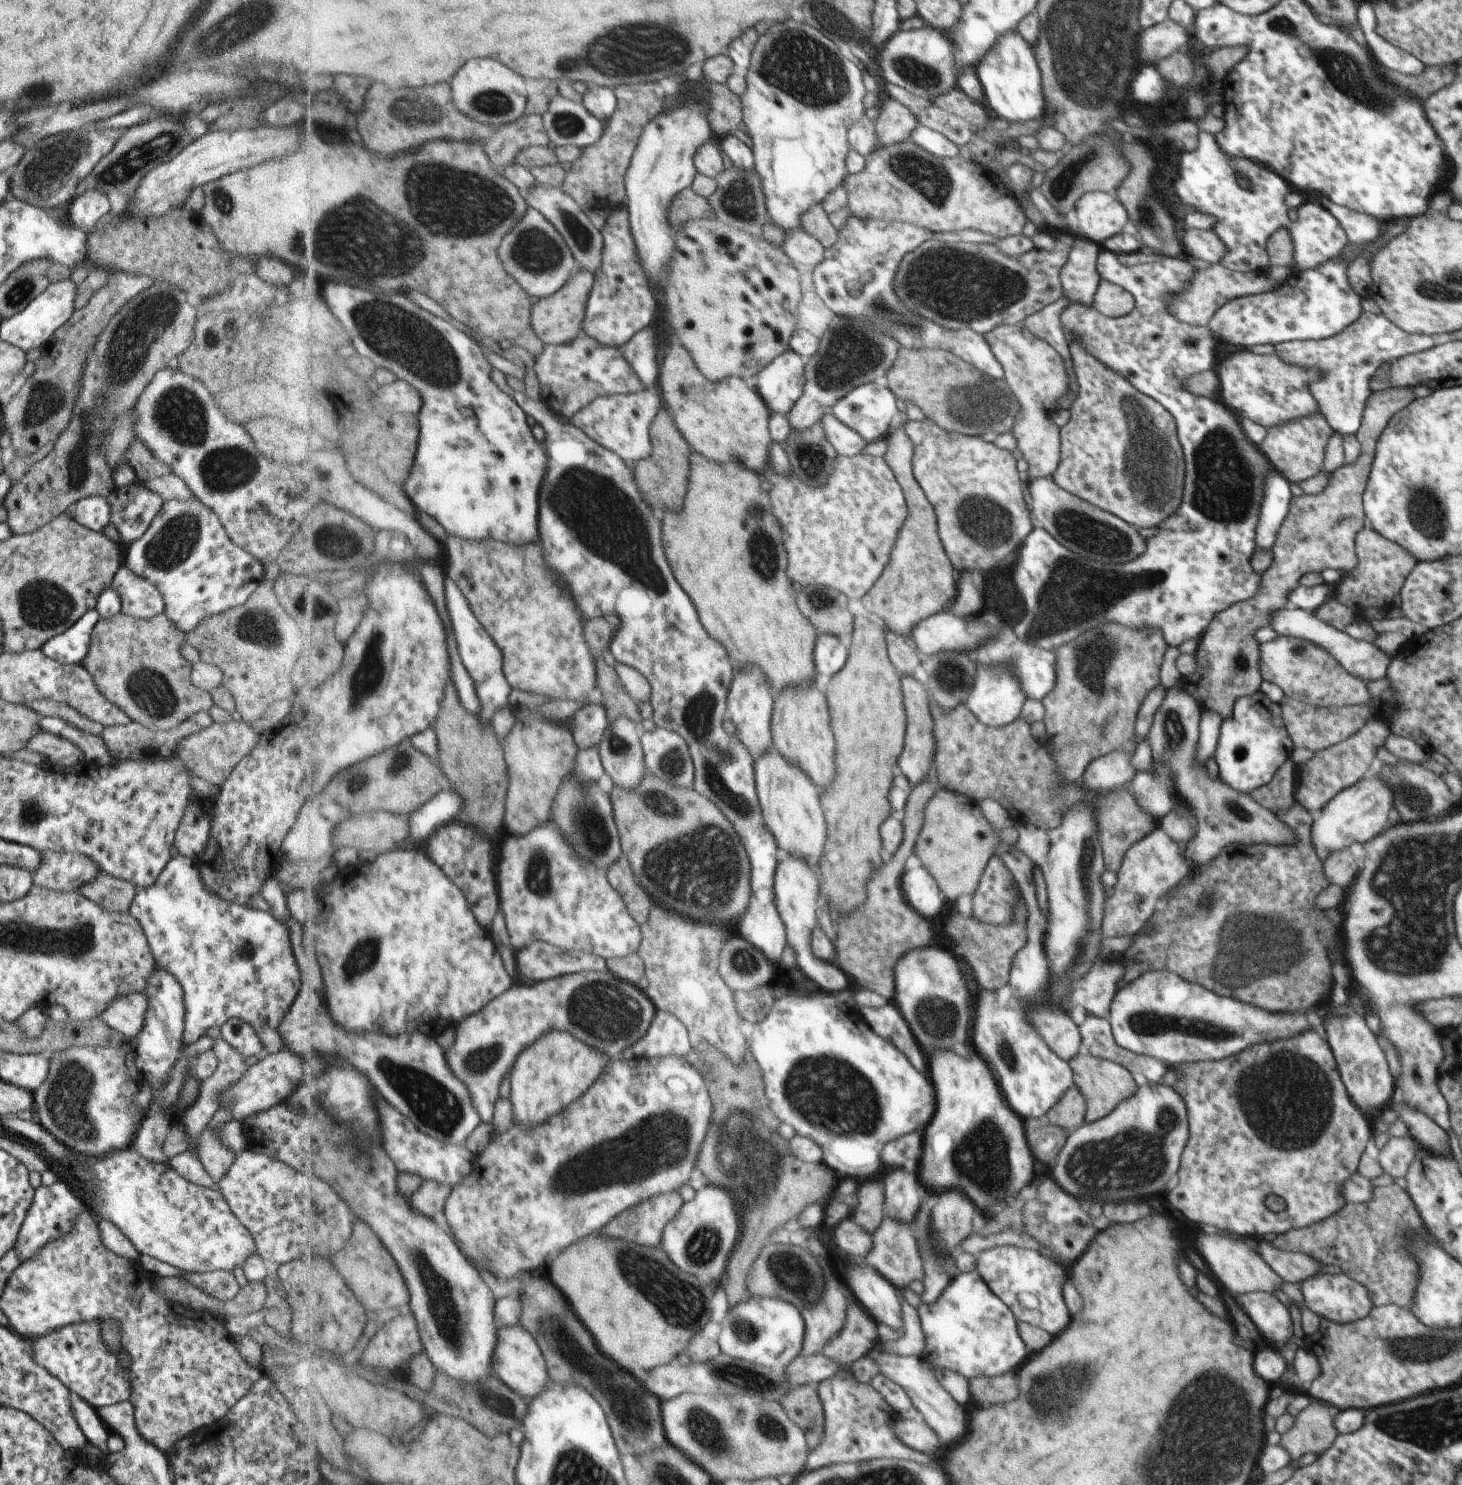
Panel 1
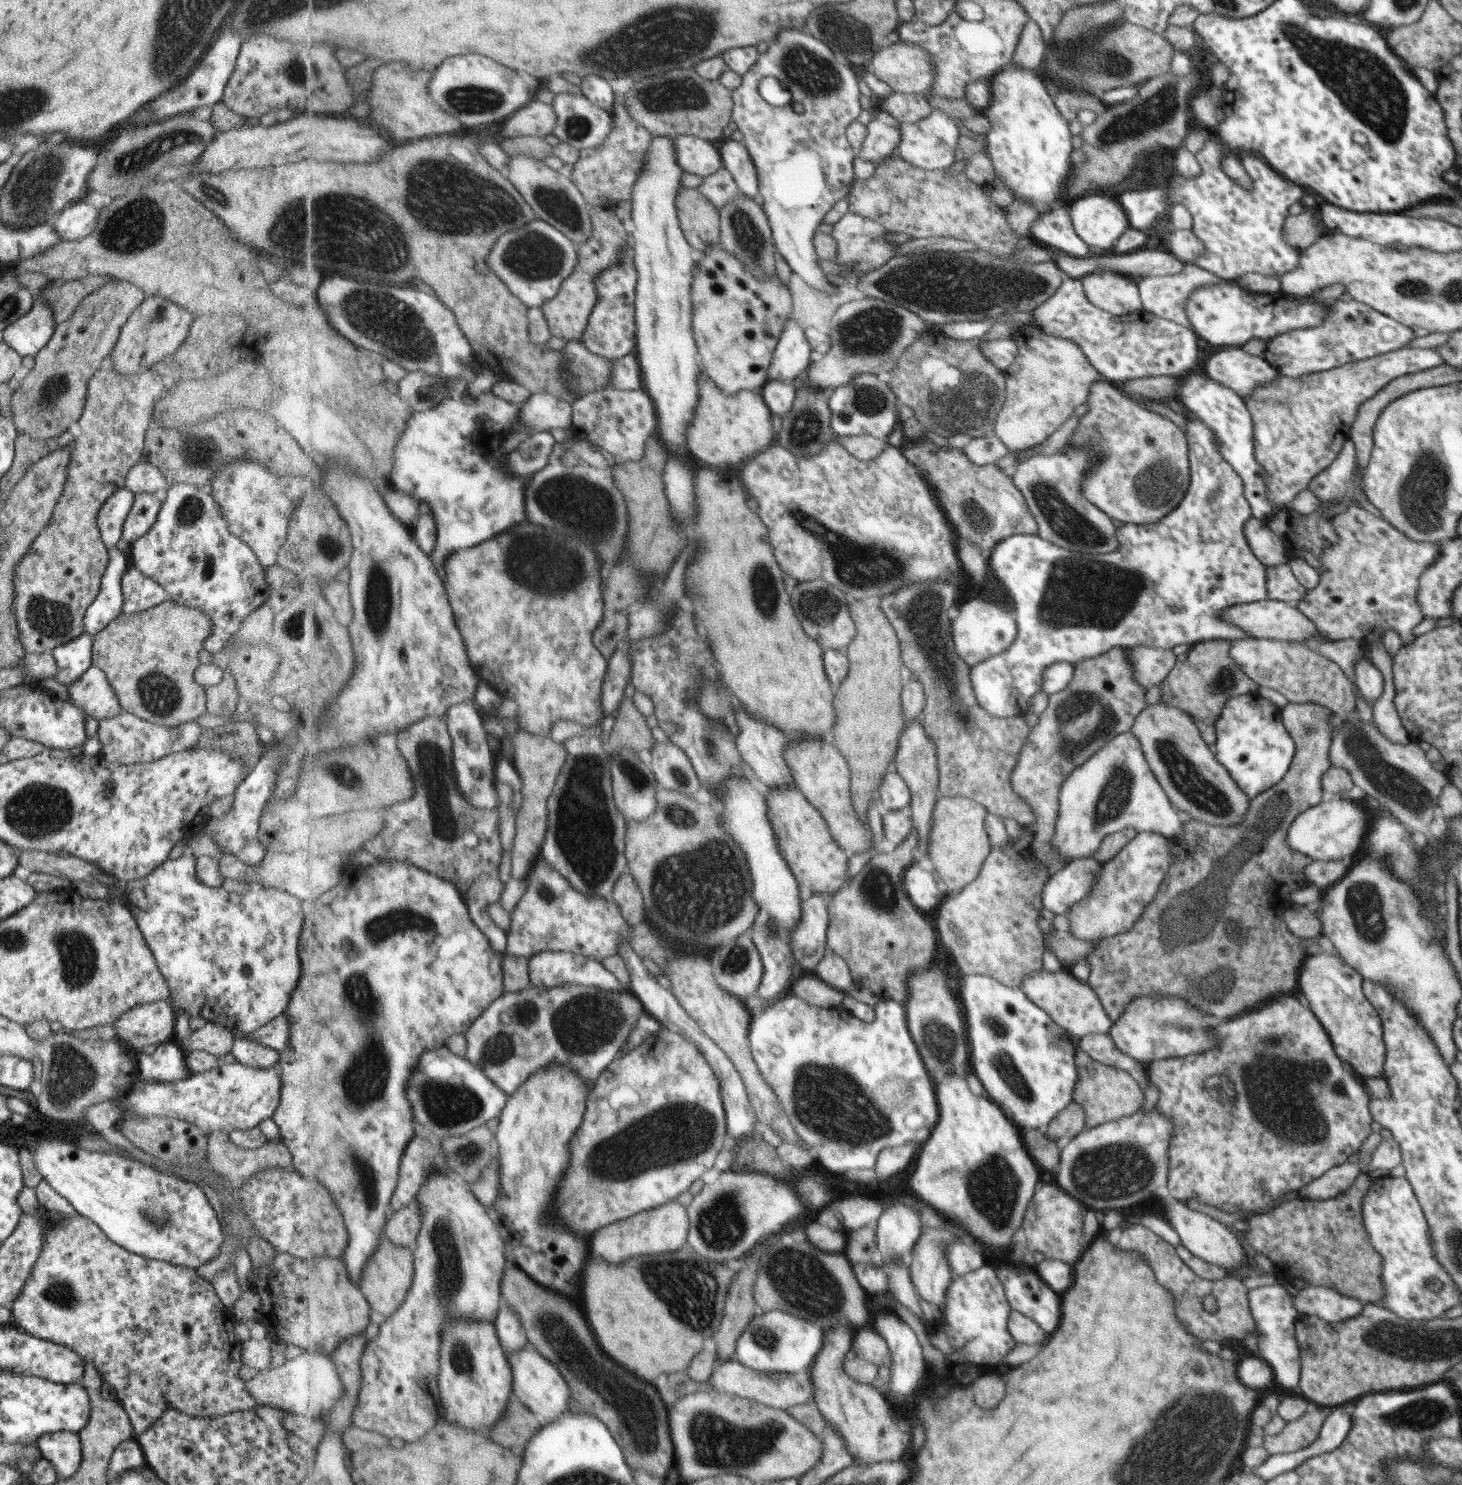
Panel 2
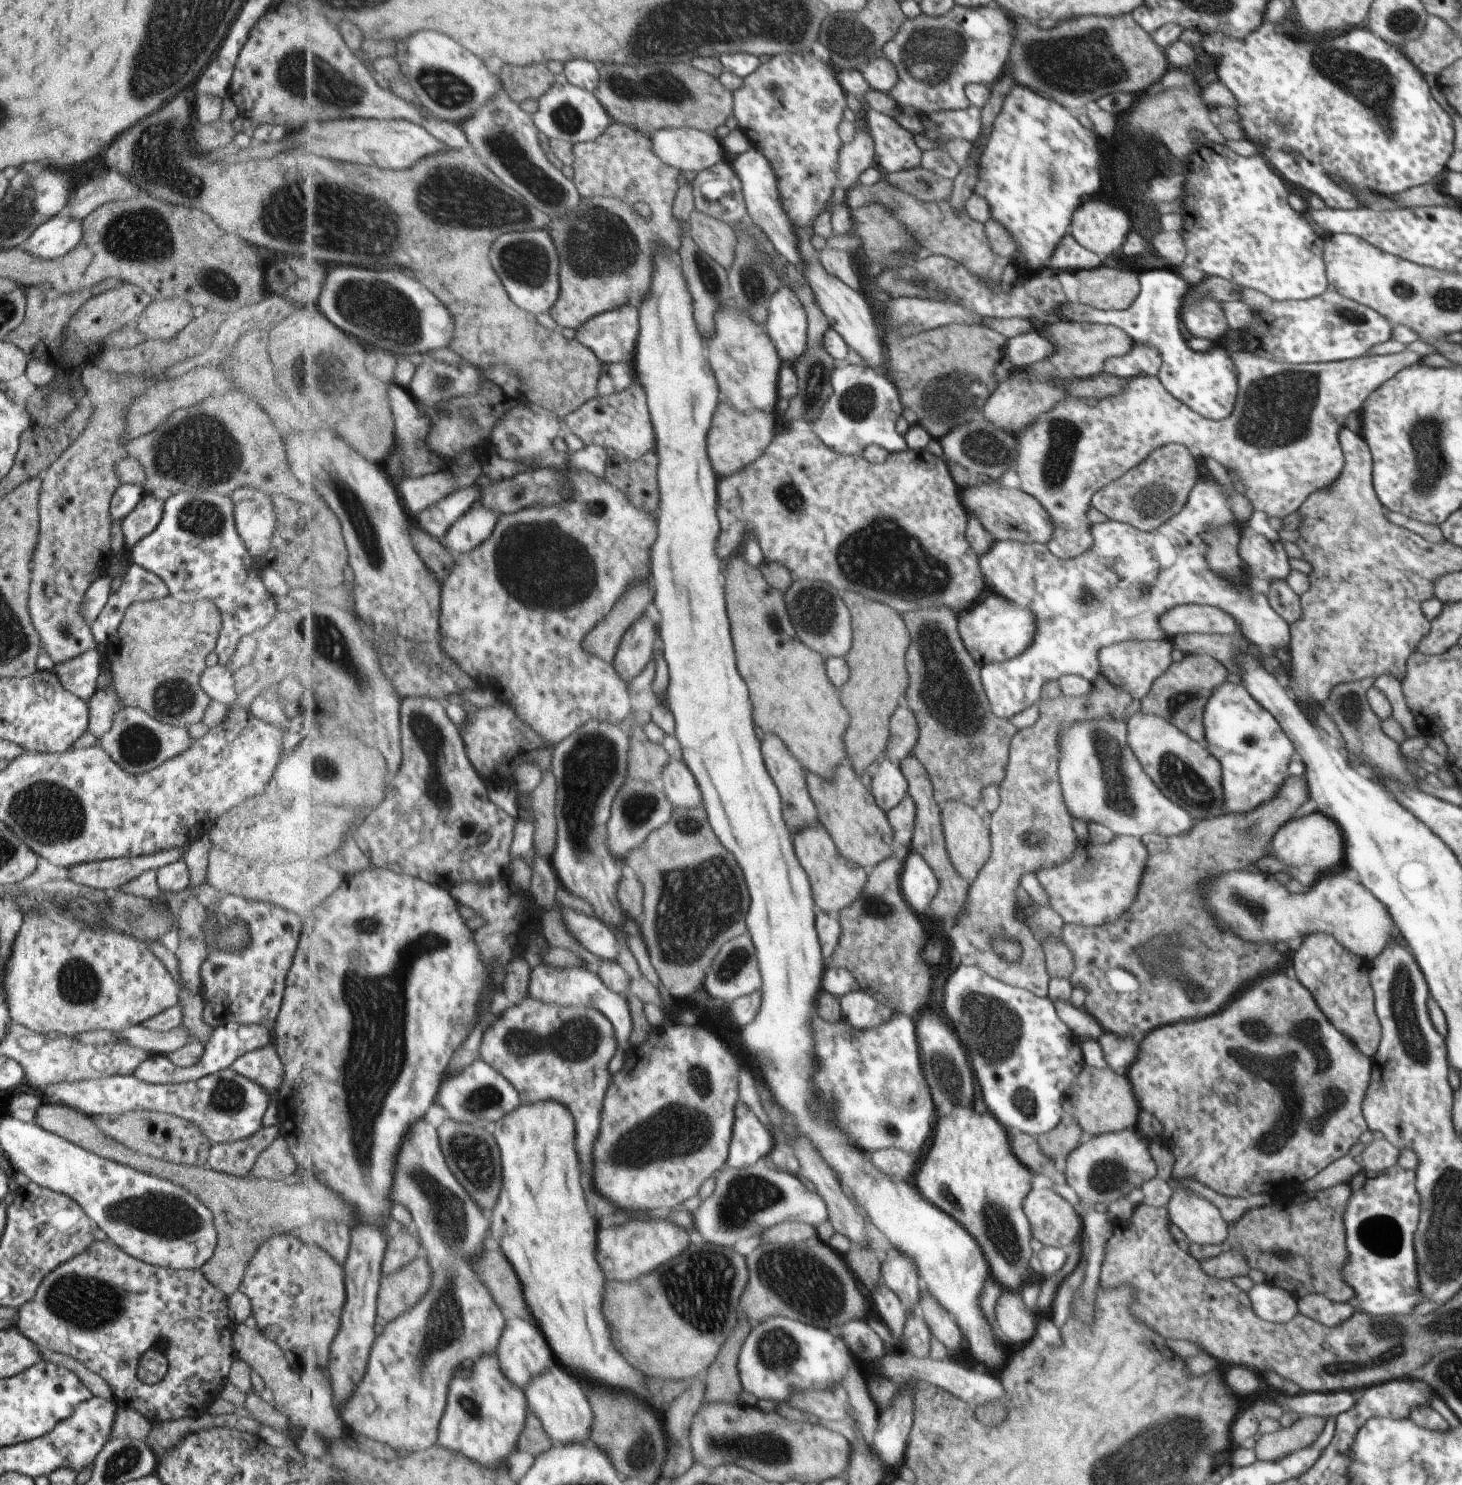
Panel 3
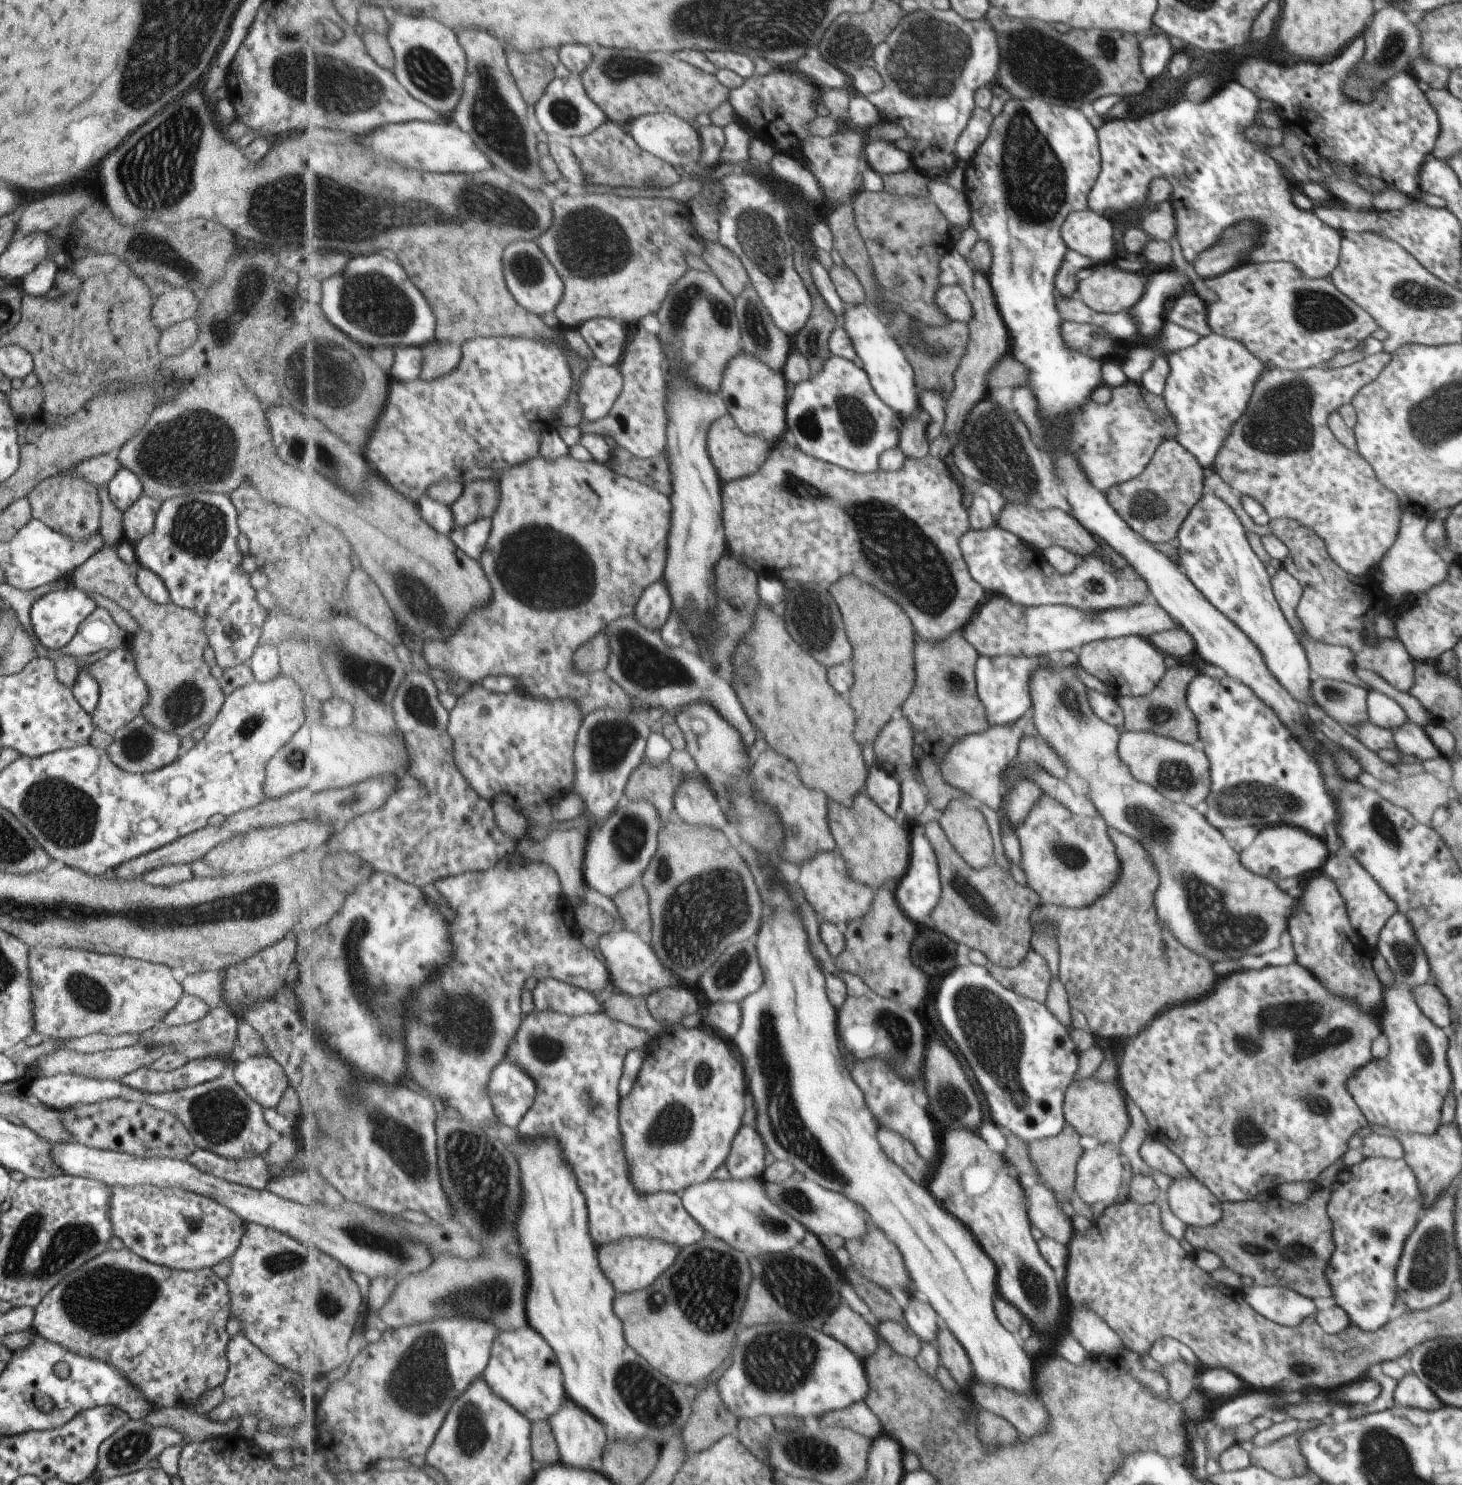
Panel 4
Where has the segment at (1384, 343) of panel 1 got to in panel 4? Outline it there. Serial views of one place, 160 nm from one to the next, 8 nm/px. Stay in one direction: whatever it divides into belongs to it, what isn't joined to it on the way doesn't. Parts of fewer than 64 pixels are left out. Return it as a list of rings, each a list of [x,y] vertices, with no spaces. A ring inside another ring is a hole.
[[[1284,262],[1243,263],[1202,282],[1217,294],[1217,301],[1206,304],[1207,324],[1211,333],[1236,340],[1252,353],[1265,367],[1299,370],[1319,367],[1337,352],[1351,350],[1365,340],[1377,323],[1356,301],[1346,297],[1329,278],[1306,279],[1292,264]]]

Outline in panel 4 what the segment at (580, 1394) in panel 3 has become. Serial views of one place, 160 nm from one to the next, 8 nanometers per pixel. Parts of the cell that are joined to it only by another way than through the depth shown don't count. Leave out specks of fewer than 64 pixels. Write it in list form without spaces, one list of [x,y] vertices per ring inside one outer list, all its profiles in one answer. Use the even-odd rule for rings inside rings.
[[[569,1396],[564,1398],[564,1403],[550,1416],[549,1422],[560,1448],[561,1462],[572,1467],[589,1469],[597,1458],[603,1459],[611,1439],[610,1433],[596,1416],[587,1412]]]

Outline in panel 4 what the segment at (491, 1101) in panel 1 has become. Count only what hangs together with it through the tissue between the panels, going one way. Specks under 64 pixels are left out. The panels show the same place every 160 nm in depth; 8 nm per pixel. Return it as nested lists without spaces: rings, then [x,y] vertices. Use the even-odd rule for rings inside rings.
[[[535,1010],[525,1015],[514,1041],[508,1046],[507,1056],[511,1056],[538,1086],[536,1102],[517,1130],[521,1137],[530,1139],[555,1132],[565,1144],[565,1154],[569,1156],[573,1168],[577,1168],[581,1190],[589,1200],[589,1226],[593,1228],[593,1240],[597,1240],[597,1244],[607,1244],[625,1237],[649,1237],[681,1247],[695,1244],[708,1234],[705,1227],[683,1206],[679,1195],[640,1193],[630,1179],[630,1166],[623,1152],[624,1136],[619,1130],[619,1083],[629,1051],[647,1050],[651,1040],[652,1036],[646,1030],[622,1023],[605,1012],[568,1015],[554,1010]]]

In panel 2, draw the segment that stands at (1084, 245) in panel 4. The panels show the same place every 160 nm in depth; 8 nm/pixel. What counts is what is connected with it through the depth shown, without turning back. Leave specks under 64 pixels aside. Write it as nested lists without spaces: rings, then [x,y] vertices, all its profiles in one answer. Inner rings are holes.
[[[1104,193],[1077,197],[1067,206],[1073,230],[1087,245],[1104,253],[1111,252],[1115,242],[1127,230],[1127,218],[1117,202],[1109,202]]]

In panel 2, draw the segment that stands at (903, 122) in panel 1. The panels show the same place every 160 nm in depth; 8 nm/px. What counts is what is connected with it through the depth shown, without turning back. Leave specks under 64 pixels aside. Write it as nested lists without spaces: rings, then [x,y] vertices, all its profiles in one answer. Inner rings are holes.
[[[875,111],[867,124],[868,135],[863,148],[857,152],[861,158],[877,166],[886,161],[900,146],[902,124],[889,112]]]

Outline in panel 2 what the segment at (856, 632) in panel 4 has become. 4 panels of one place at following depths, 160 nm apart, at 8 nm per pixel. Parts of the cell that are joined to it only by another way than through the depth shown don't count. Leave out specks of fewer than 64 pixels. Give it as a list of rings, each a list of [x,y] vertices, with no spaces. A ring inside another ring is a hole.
[[[857,600],[851,603],[850,613],[856,622],[857,636],[847,647],[851,658],[851,676],[843,682],[837,694],[837,724],[833,734],[835,744],[841,748],[841,752],[845,752],[845,756],[849,756],[849,766],[852,769],[852,803],[856,815],[863,823],[867,823],[869,808],[873,800],[879,801],[879,790],[891,766],[889,762],[897,752],[899,734],[906,728],[903,703],[906,669],[900,637],[882,605],[872,607],[863,600]],[[861,708],[865,712],[859,712]],[[841,716],[853,718],[849,722]]]

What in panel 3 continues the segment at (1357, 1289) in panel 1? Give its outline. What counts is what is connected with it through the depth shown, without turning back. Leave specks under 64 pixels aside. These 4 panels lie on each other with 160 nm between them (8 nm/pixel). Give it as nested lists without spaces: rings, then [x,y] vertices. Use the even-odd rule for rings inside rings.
[[[1308,1293],[1300,1297],[1297,1308],[1300,1309],[1303,1316],[1329,1327],[1343,1323],[1352,1314],[1355,1314],[1355,1308],[1351,1301],[1337,1303],[1319,1293]]]

